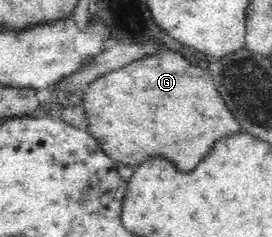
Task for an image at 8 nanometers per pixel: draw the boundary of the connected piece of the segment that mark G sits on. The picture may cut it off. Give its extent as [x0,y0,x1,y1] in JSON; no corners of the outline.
[83,50,239,170]

